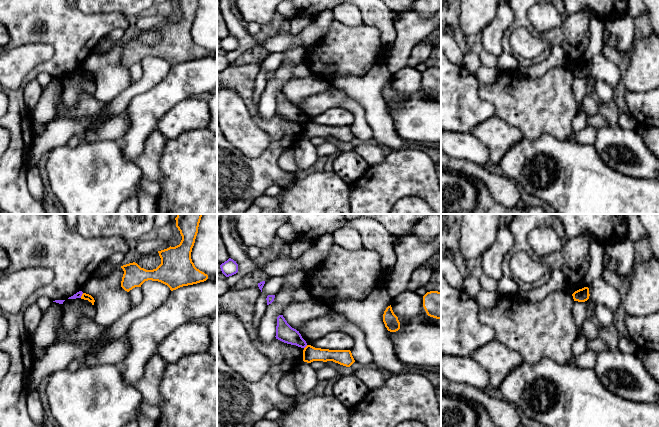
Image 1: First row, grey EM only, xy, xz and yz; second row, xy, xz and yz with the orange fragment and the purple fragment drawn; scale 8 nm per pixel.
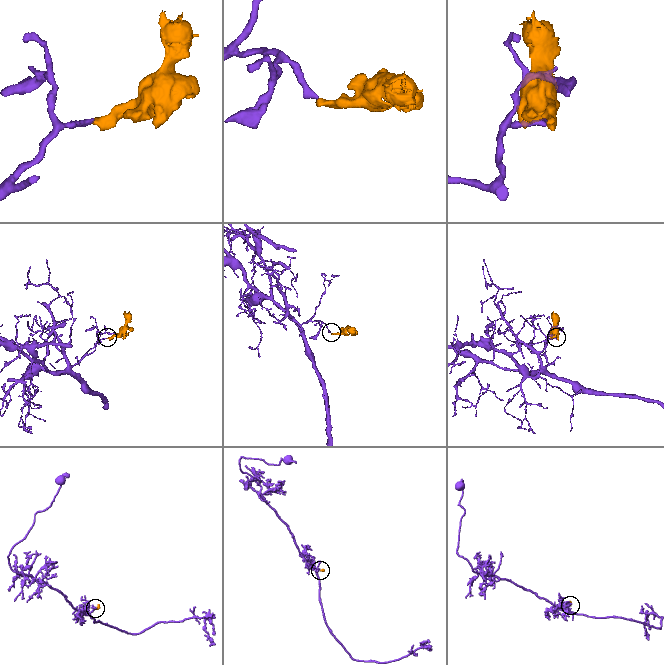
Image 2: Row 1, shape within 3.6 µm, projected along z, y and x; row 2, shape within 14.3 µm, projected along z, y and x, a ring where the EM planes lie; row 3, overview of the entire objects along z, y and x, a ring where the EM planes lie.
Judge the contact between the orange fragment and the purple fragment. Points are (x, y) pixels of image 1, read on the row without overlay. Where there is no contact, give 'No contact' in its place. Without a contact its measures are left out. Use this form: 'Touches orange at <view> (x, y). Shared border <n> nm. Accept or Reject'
Touches orange at xy (82, 71). Shared border 50 nm. Reject

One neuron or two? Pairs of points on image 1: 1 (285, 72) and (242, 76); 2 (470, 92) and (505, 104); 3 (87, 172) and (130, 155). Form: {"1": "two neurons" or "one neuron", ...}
{"1": "two neurons", "2": "two neurons", "3": "two neurons"}

